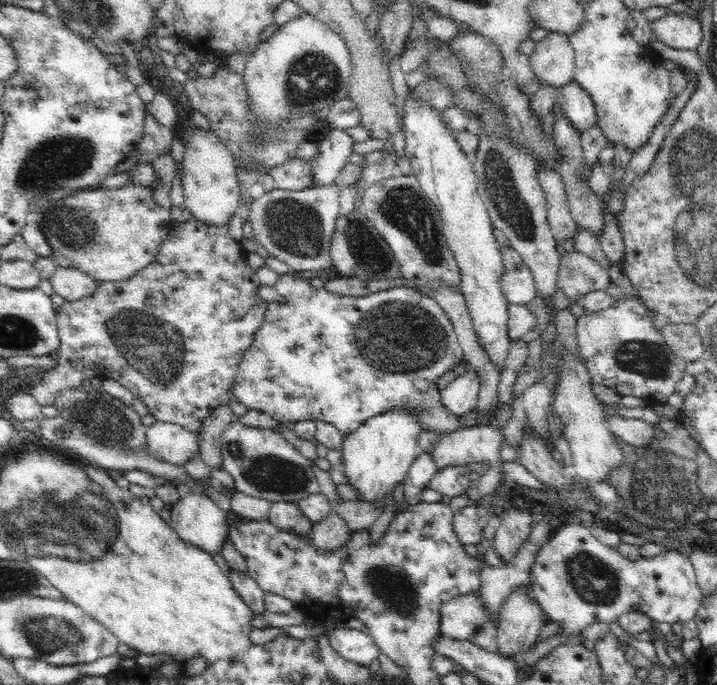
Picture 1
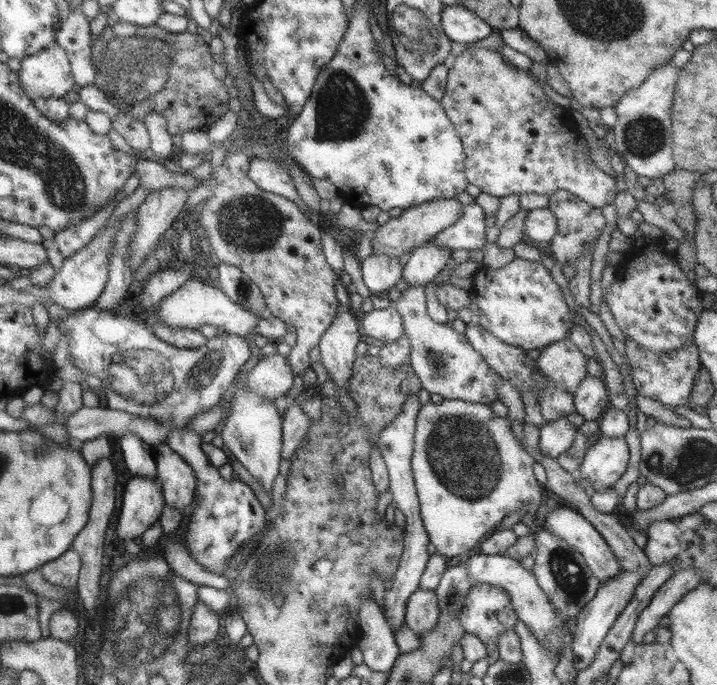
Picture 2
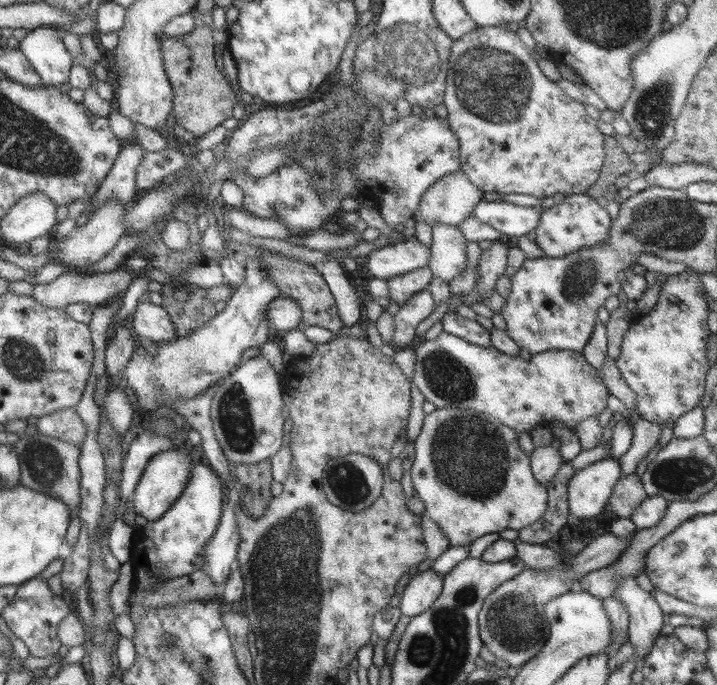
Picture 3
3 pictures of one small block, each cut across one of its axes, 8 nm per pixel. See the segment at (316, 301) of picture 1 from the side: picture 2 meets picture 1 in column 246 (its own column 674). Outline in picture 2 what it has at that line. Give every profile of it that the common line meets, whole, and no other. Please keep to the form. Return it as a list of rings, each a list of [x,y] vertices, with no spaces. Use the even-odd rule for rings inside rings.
[[[629,337],[623,339],[627,364],[637,394],[658,400],[668,407],[685,406],[692,391],[695,375],[700,368],[698,349],[694,344],[687,344],[681,350],[673,350],[669,354],[651,354],[637,346],[637,342],[631,341]]]

